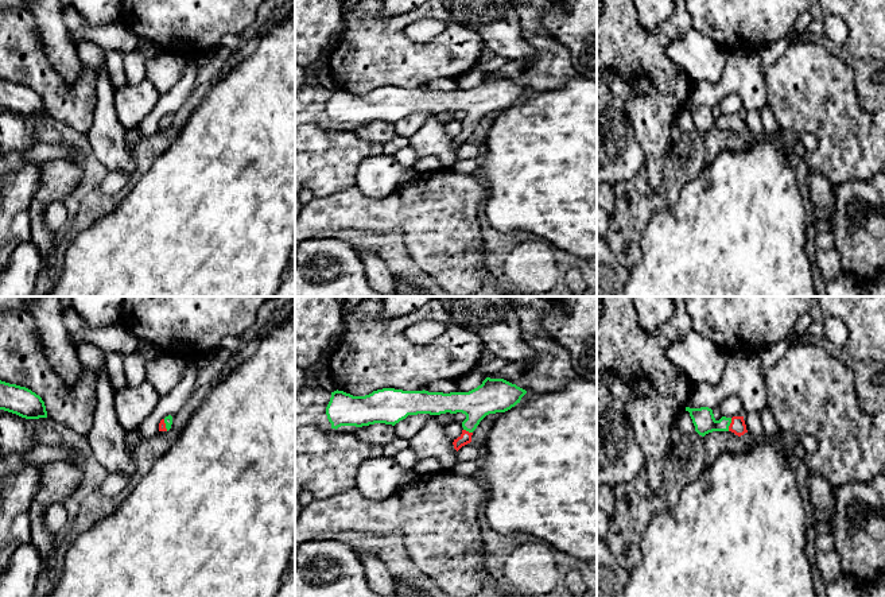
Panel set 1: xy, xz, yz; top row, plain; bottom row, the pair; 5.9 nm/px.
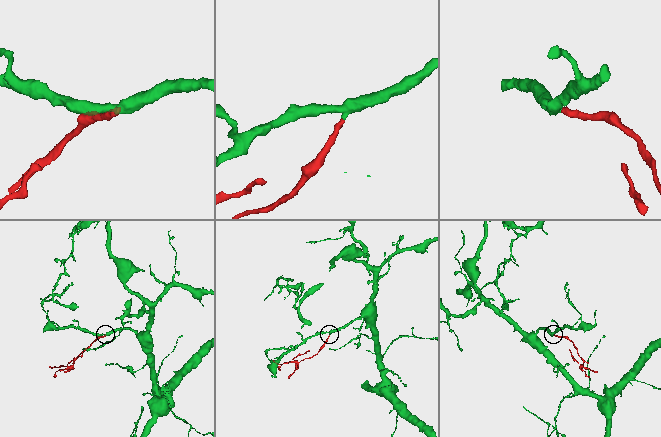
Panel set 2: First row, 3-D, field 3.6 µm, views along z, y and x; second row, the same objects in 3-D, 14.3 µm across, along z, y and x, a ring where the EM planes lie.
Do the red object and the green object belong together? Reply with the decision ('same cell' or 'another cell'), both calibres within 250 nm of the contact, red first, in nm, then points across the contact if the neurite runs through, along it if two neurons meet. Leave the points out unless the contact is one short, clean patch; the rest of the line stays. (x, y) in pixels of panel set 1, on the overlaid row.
same cell; 90 nm thick on the red side, 130 nm on the other; runs through yz (737, 426), (730, 425), (709, 425), (703, 419)

